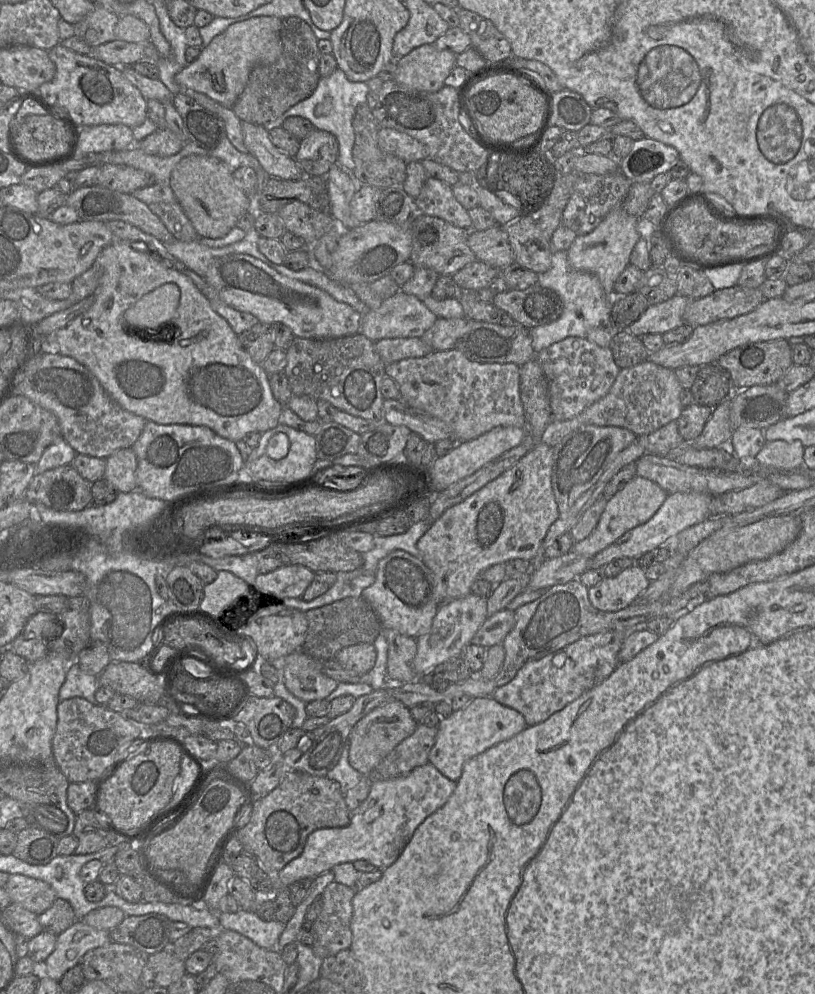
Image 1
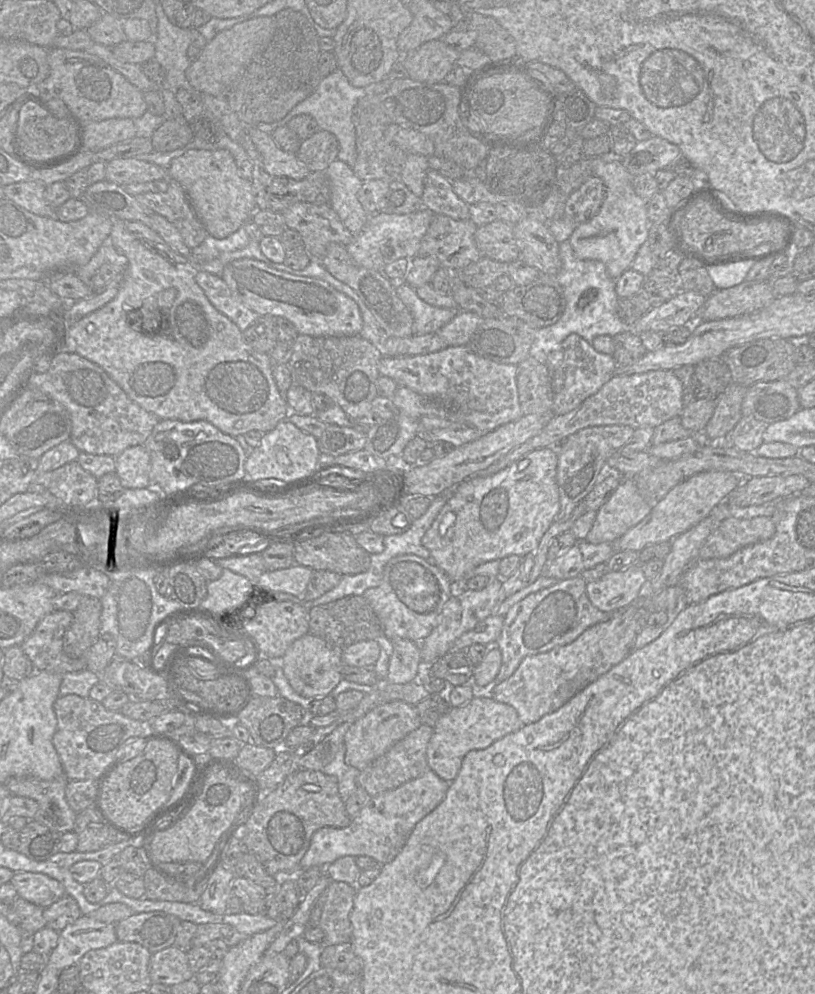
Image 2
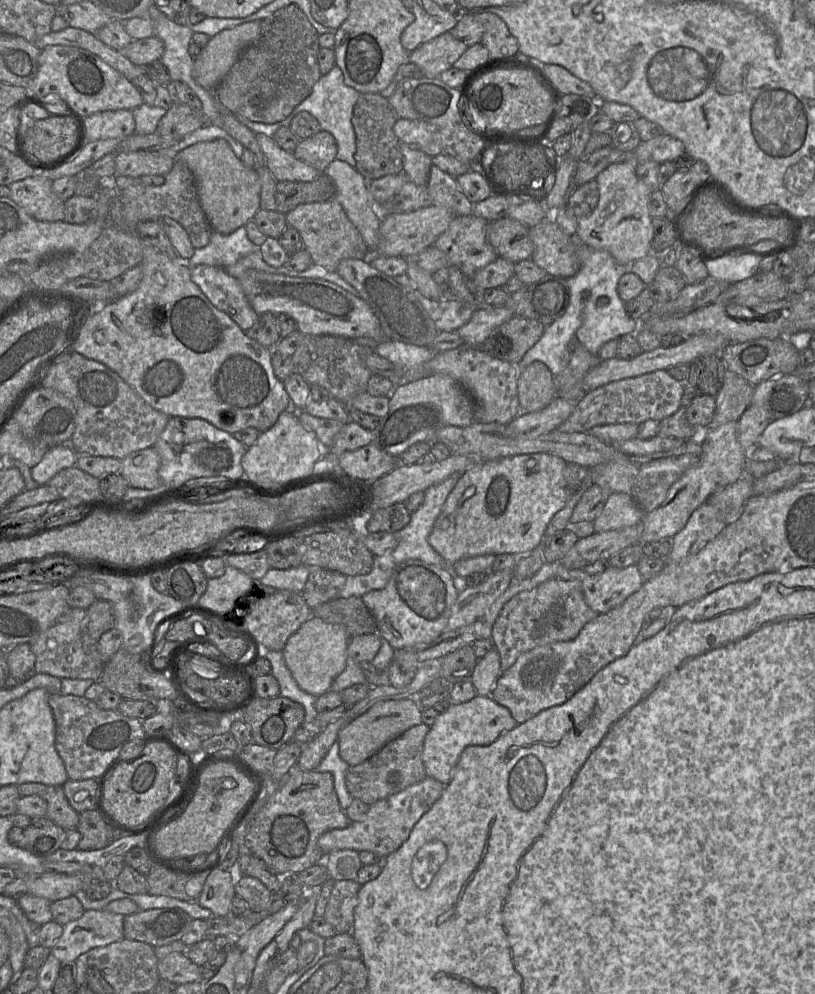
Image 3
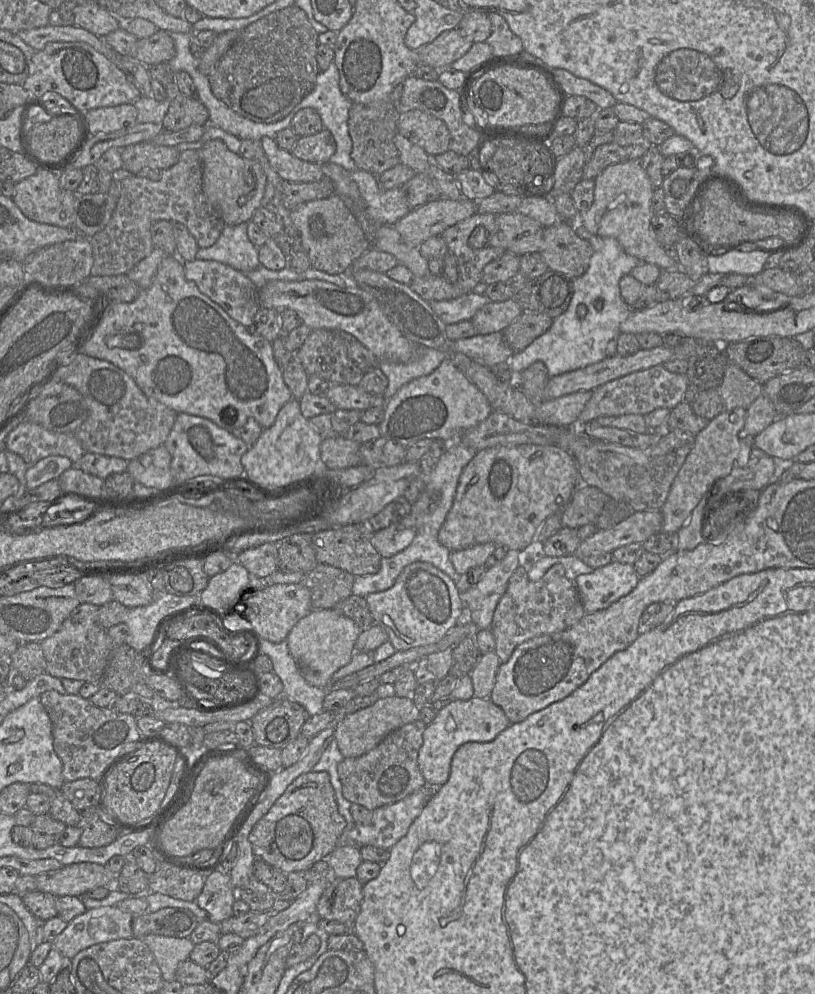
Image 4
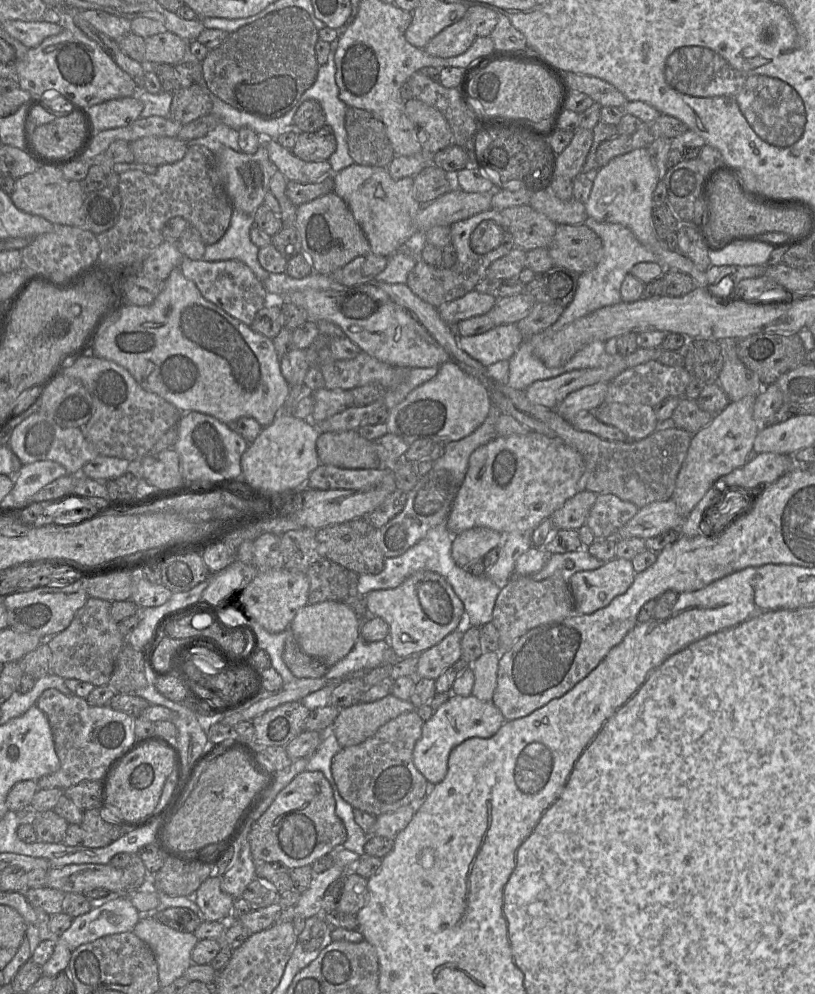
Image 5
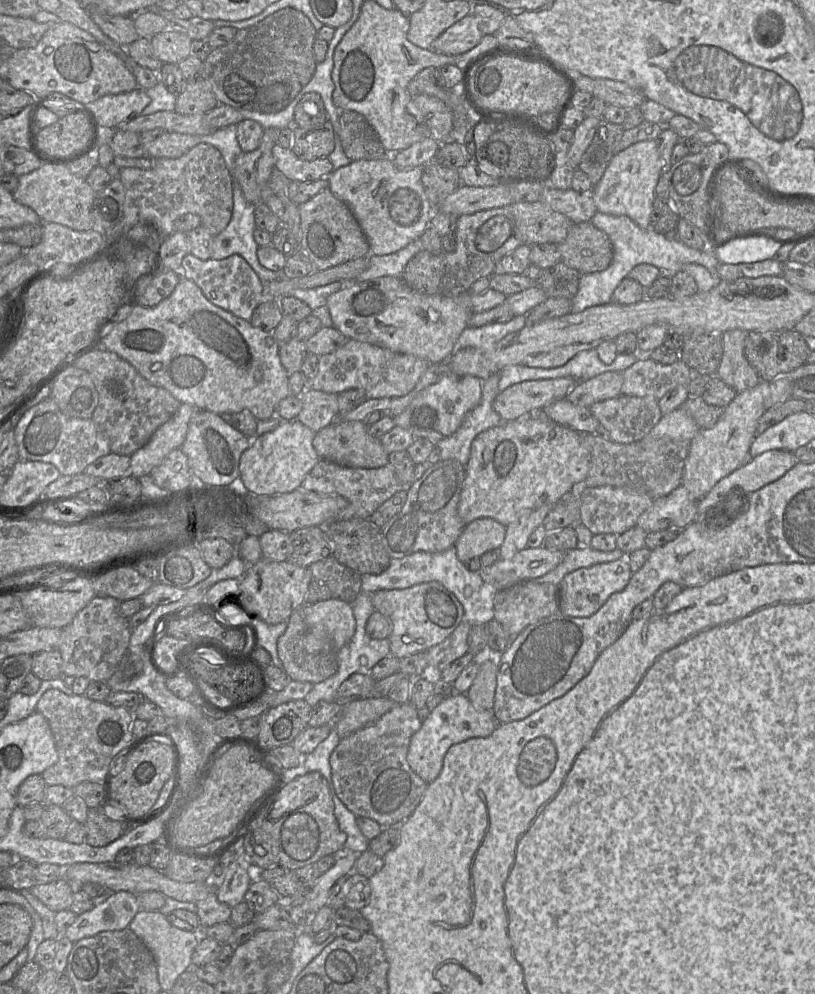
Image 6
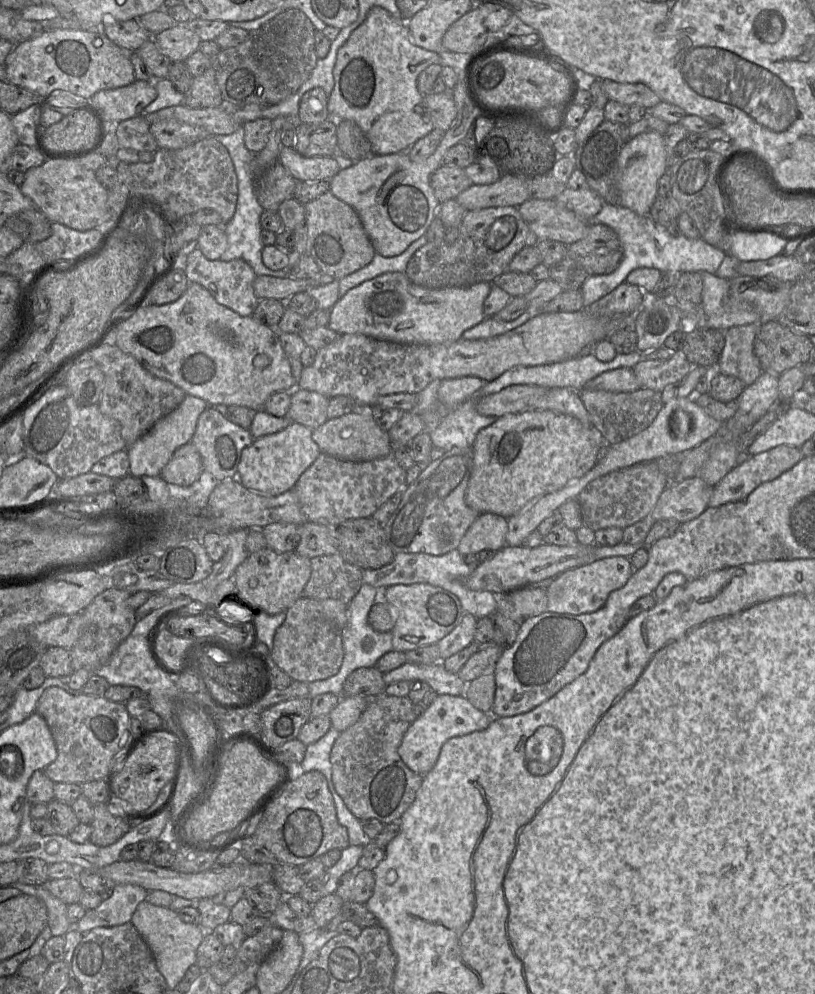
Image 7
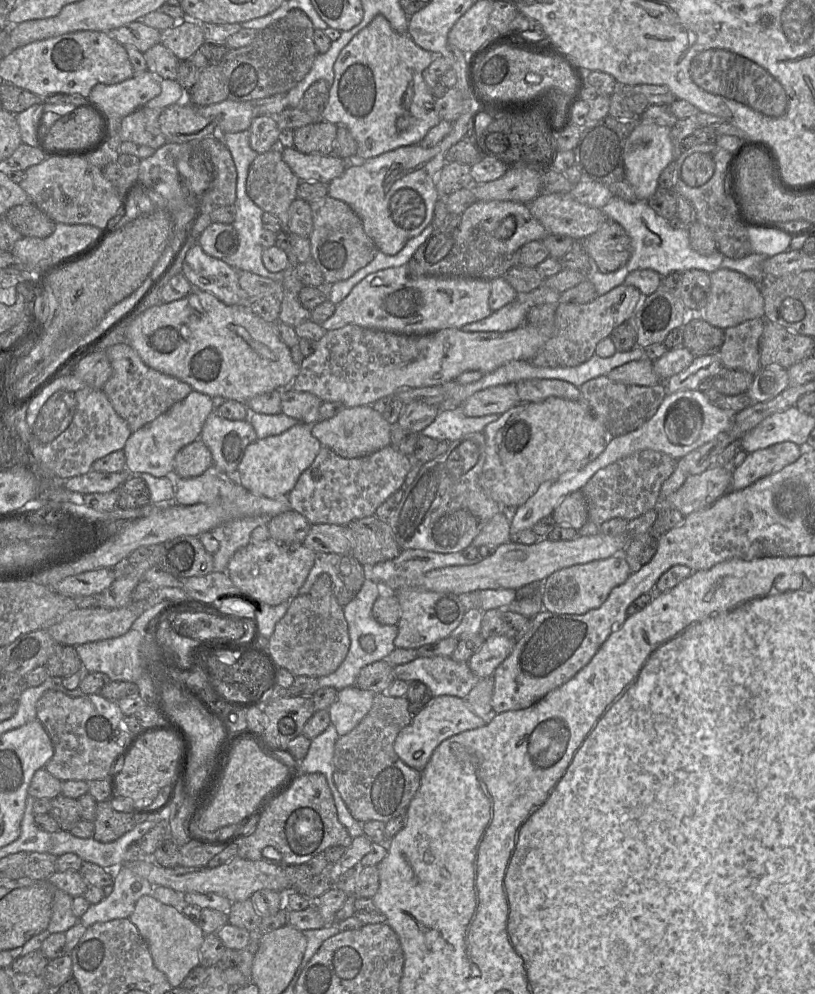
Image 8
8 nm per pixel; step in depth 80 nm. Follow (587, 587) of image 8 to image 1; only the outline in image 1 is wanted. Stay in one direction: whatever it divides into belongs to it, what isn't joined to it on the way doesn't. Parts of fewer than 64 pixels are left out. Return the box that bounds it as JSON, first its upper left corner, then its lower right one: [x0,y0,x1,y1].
[588,563,650,612]

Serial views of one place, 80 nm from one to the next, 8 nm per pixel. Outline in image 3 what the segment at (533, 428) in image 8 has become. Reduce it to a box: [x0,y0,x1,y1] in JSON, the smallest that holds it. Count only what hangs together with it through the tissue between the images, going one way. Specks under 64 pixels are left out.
[428,452,567,566]

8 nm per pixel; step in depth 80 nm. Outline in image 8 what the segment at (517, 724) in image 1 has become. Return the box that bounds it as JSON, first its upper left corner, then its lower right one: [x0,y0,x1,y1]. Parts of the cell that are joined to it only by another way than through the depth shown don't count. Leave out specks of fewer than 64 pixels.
[394,695,485,772]

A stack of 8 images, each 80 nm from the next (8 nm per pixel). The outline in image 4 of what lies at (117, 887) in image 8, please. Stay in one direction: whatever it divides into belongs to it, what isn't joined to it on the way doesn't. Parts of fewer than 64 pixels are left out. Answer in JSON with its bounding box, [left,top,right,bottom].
[53,906,134,960]

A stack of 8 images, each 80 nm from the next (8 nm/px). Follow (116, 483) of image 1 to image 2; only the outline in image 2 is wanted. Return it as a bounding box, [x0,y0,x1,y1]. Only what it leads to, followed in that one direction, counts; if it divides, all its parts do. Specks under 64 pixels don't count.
[115,445,151,489]

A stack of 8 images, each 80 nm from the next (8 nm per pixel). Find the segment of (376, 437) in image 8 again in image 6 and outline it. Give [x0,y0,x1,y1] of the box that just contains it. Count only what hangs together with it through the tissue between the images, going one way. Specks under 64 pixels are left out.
[313,418,388,468]

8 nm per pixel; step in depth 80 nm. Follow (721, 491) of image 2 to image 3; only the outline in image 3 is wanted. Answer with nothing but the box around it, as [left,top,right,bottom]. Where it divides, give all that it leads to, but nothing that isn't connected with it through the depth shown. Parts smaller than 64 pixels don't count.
[640,421,746,544]

